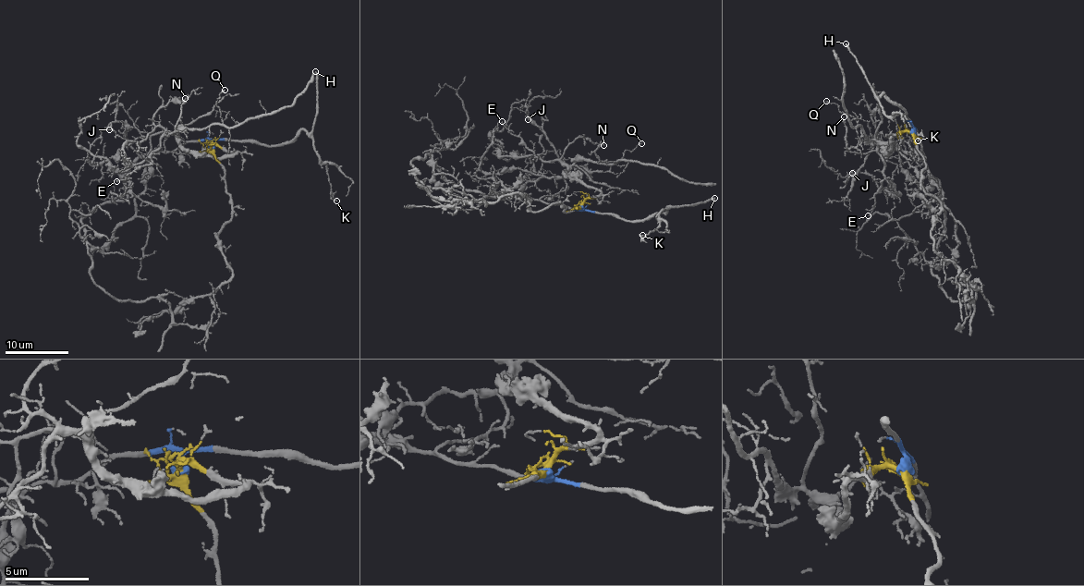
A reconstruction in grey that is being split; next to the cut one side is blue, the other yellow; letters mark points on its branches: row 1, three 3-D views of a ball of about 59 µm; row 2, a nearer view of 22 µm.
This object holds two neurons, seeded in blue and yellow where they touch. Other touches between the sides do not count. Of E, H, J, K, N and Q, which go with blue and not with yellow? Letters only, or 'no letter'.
H, K

